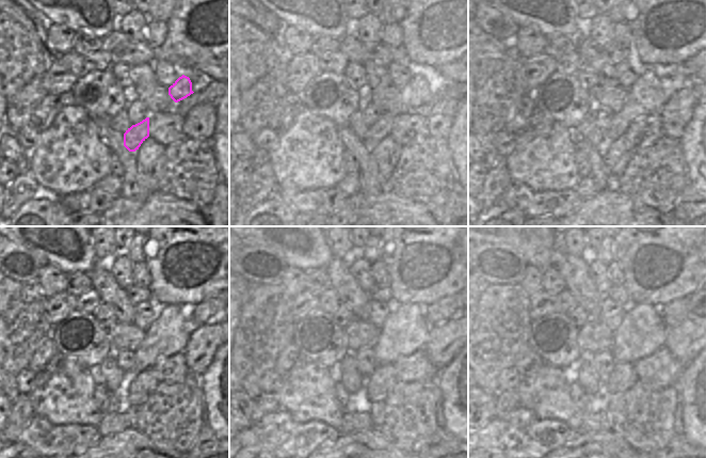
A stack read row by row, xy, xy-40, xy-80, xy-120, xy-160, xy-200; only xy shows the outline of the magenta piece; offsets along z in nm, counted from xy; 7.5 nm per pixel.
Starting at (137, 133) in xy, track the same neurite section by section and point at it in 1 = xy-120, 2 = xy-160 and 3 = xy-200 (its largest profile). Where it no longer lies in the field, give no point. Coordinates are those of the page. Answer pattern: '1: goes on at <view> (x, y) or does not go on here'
1: goes on at xy-120 (165, 336)
2: goes on at xy-160 (403, 332)
3: goes on at xy-200 (642, 331)

